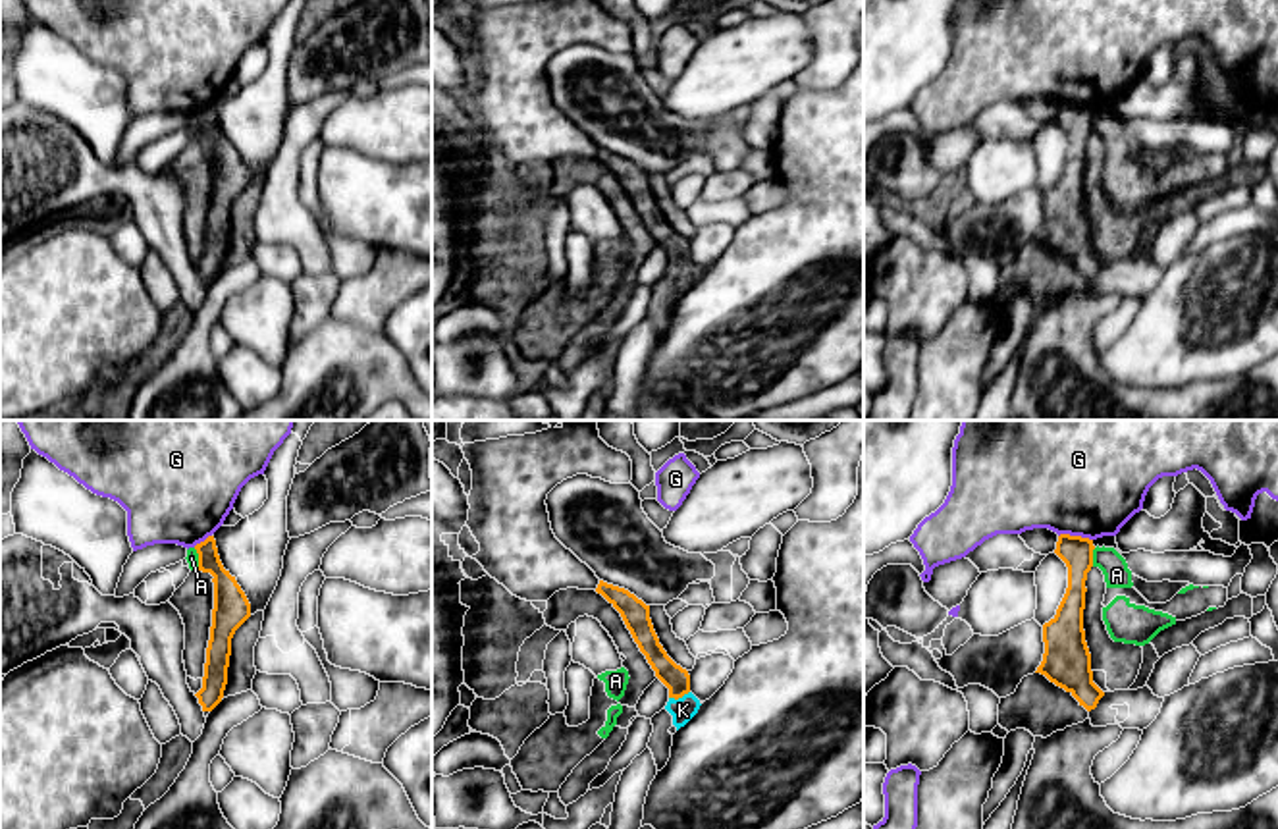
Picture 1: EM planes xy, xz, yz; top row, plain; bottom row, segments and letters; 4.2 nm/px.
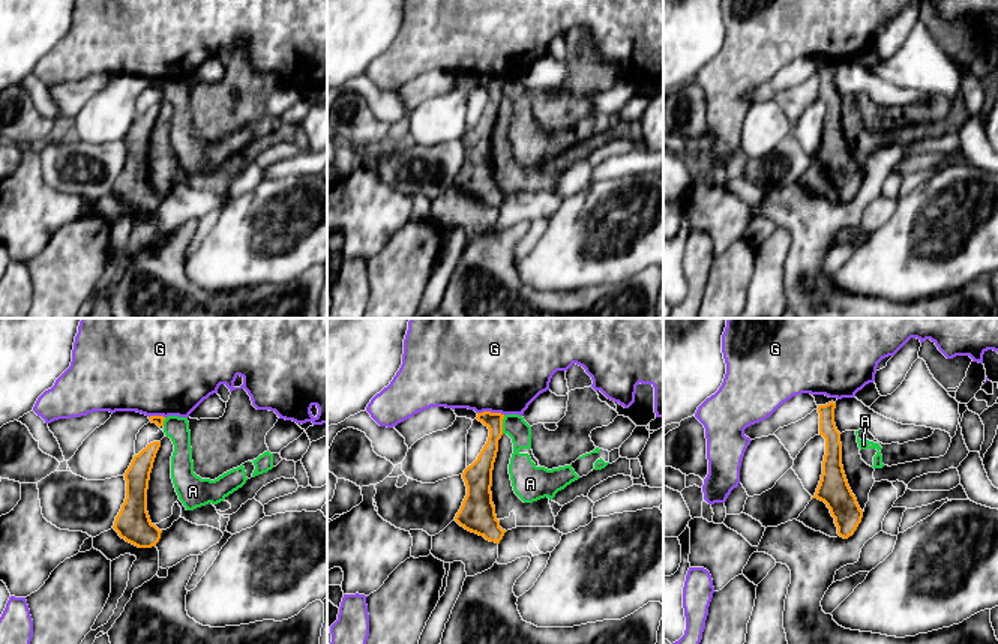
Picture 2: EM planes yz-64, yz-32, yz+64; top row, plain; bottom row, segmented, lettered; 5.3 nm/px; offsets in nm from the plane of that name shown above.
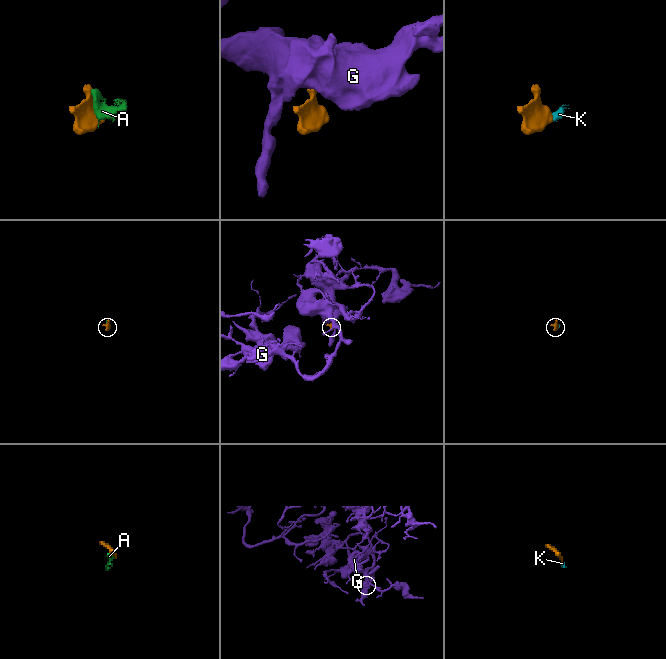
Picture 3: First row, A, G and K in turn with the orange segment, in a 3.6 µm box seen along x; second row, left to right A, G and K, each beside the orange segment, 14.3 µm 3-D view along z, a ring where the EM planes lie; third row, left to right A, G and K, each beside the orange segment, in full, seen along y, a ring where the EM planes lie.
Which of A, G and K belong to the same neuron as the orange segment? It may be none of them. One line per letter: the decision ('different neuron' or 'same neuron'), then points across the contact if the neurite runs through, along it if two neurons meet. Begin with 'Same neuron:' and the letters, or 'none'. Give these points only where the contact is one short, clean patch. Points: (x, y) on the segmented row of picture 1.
Same neuron: K
A: different neuron; border along xy (193, 548), (199, 567)
G: different neuron; border along yz (1059, 534), (1080, 534), (1091, 540)
K: same neuron; runs through xz (677, 679), (679, 696), (683, 710)

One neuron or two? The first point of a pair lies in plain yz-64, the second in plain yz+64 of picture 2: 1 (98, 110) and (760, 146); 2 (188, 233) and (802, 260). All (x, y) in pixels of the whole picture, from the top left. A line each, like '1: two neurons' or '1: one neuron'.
1: one neuron
2: one neuron

